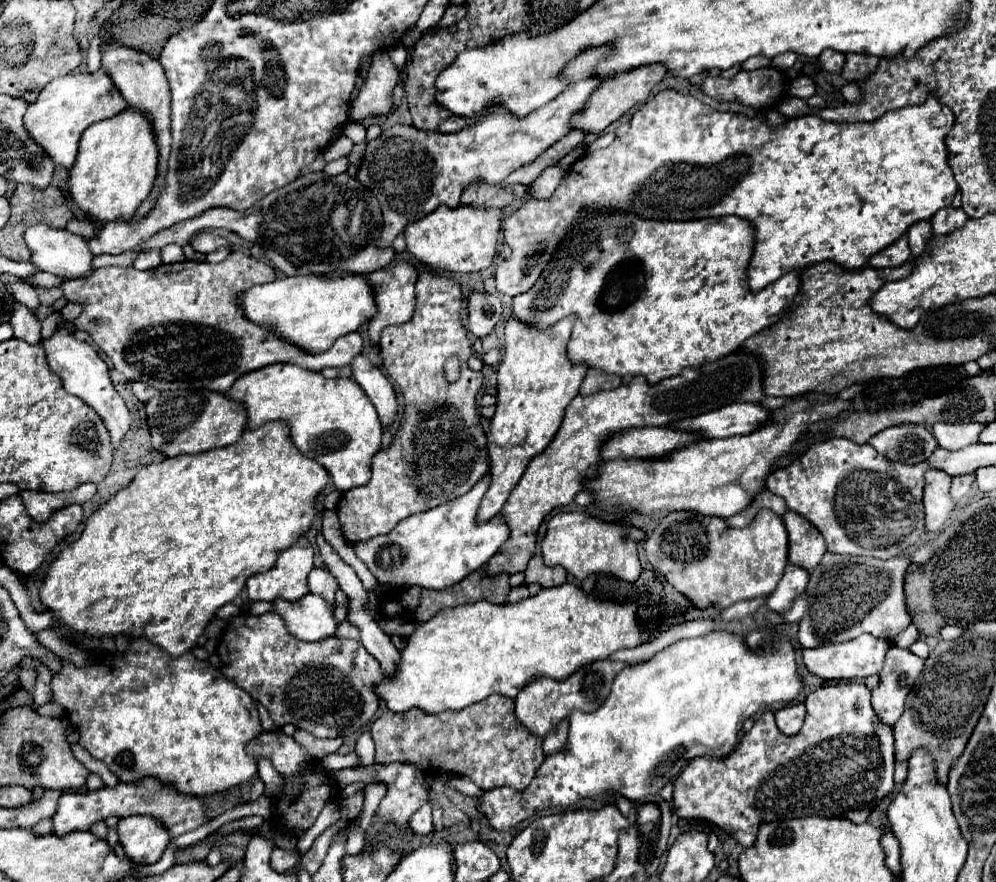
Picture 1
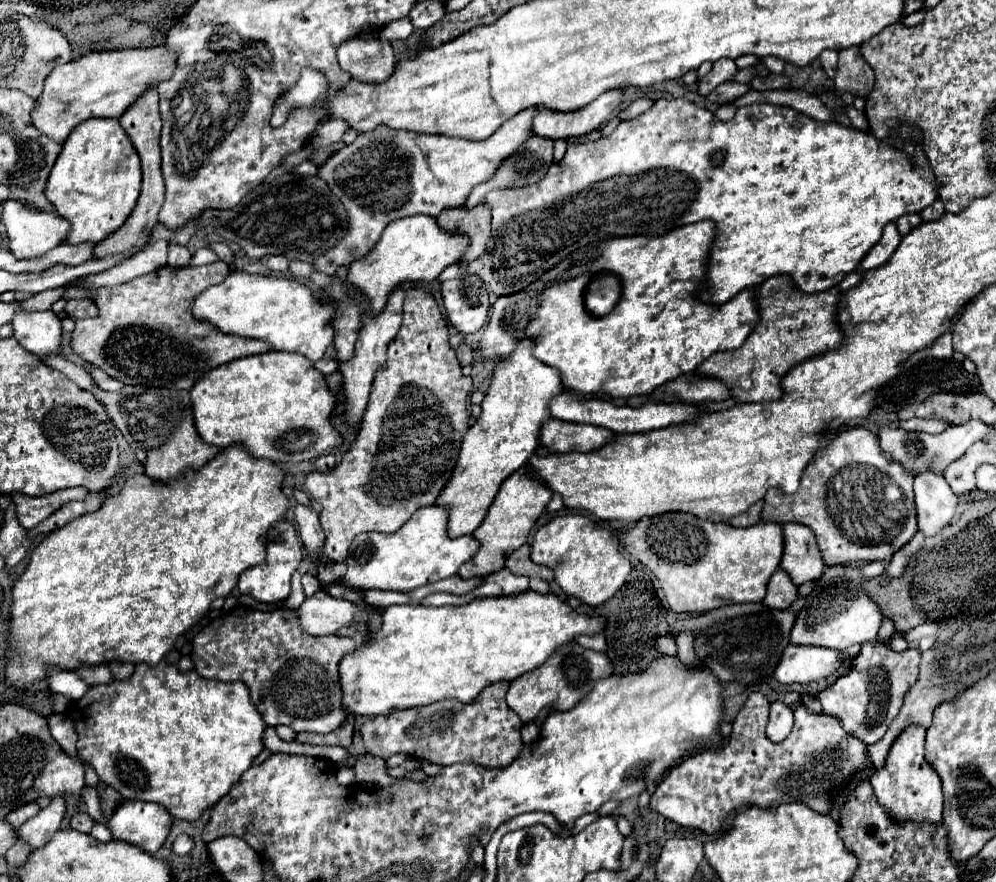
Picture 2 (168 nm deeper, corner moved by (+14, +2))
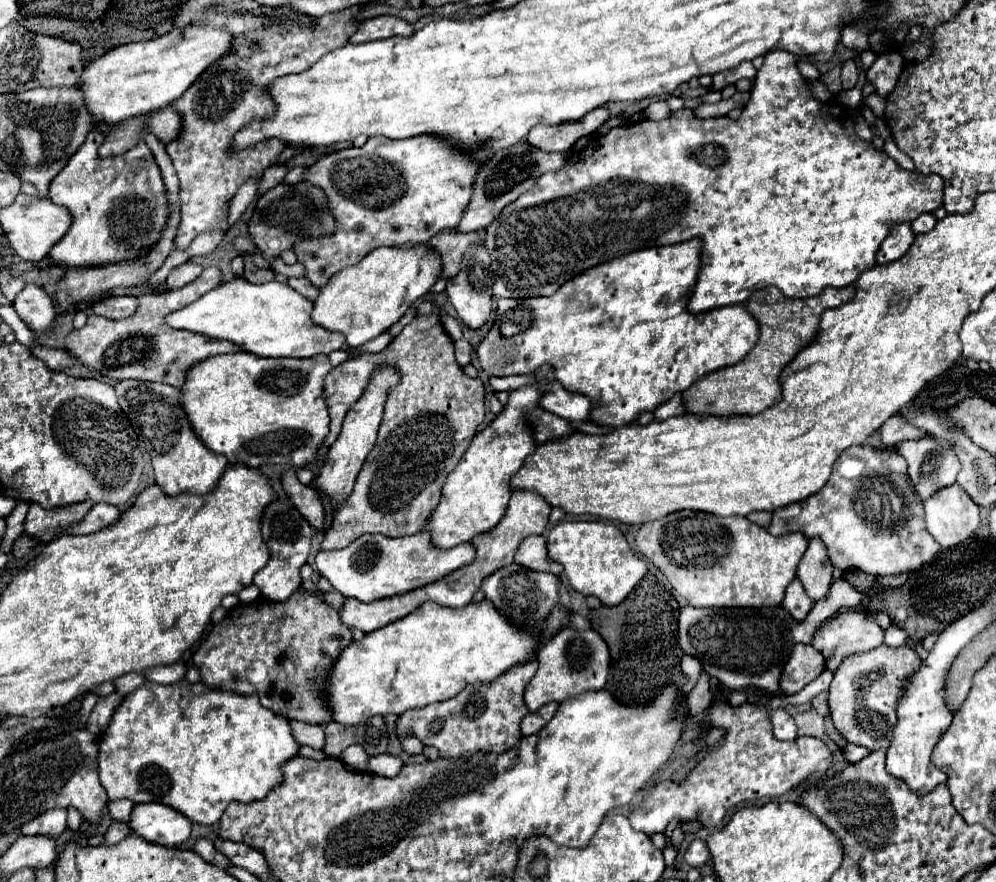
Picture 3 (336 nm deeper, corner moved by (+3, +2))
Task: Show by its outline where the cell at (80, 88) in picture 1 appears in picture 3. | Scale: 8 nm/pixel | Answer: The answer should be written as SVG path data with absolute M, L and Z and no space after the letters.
M192 25L176 27L172 33L152 41L120 45L84 67L78 79L78 89L82 91L86 111L94 123L116 125L142 113L162 109L170 105L170 101L178 99L192 81L212 65L212 61L220 59L222 53L228 51L230 45L232 35L228 31L200 29Z

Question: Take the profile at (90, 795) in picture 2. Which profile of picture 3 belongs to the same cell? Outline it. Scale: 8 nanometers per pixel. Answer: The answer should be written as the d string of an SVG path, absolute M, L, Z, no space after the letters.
M112 821L110 829L108 829L108 833L106 833L104 843L114 845L114 843L122 841L122 839L124 839L128 833L130 833L130 827L124 827L124 823L122 823L122 821Z

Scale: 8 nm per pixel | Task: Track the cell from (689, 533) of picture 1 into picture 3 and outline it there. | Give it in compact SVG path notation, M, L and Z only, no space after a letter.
M676 511L676 513L670 513L664 519L644 523L636 533L636 551L640 555L648 557L666 575L666 579L676 589L676 593L682 595L692 607L772 607L772 605L780 605L782 599L784 599L784 591L786 591L788 583L796 577L796 565L802 559L806 547L808 547L808 539L802 533L786 533L786 535L774 537L764 527L758 527L756 523L748 521L746 517L716 517L716 515L702 513L702 511Z

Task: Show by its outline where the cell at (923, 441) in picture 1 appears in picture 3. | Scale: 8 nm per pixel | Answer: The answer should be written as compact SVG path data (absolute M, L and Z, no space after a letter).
M926 435L914 441L900 441L896 451L908 461L908 475L922 499L956 483L960 461L948 441Z

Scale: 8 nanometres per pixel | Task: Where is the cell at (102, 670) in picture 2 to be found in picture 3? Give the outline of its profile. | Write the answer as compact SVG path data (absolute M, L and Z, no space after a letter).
M132 673L132 675L124 675L124 677L116 679L116 681L114 681L114 687L116 687L116 691L118 691L120 695L128 695L128 693L134 691L136 687L140 687L144 681L146 681L144 675Z

